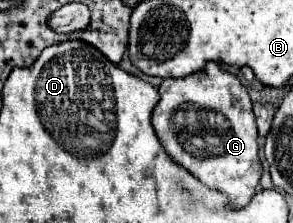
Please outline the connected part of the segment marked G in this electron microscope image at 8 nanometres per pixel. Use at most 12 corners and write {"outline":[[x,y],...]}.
{"outline":[[207,63],[161,81],[169,155],[243,207],[263,169],[251,99]]}

